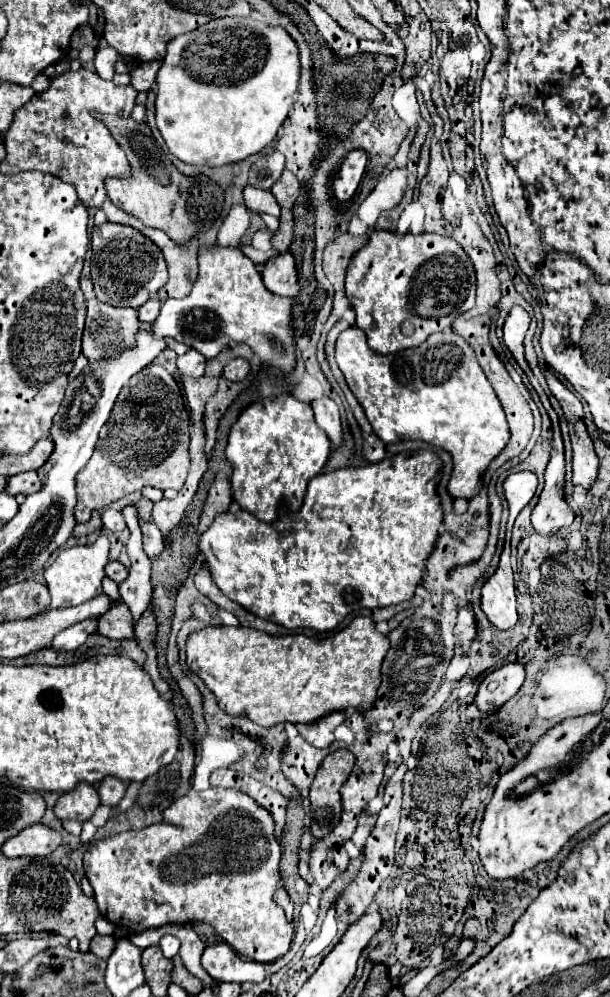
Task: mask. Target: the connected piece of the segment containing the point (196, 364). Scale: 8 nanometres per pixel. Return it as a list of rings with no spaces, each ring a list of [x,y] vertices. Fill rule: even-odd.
[[[190,348],[184,356],[178,356],[178,370],[180,370],[180,374],[182,376],[192,376],[192,378],[200,378],[202,374],[204,374],[204,366],[206,366],[206,358],[198,352],[198,350],[194,350],[194,348]]]

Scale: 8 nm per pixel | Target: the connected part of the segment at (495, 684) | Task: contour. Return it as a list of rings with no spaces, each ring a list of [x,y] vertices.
[[[504,664],[496,672],[488,674],[476,692],[476,706],[480,712],[490,714],[506,704],[524,684],[524,666]]]

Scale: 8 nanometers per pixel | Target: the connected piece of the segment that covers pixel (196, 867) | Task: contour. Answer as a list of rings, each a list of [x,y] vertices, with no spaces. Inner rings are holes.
[[[208,788],[204,792],[192,790],[176,798],[172,806],[162,812],[162,822],[94,842],[84,854],[84,872],[94,888],[100,914],[124,932],[138,934],[166,924],[206,922],[214,926],[218,936],[238,954],[268,964],[290,950],[294,936],[284,910],[272,900],[276,888],[282,886],[278,874],[280,856],[282,852],[274,838],[274,820],[270,812],[240,790]]]

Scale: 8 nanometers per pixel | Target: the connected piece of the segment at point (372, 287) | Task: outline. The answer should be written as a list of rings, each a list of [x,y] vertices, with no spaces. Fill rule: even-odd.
[[[388,230],[372,232],[368,244],[360,248],[348,266],[346,294],[356,312],[356,326],[368,336],[368,346],[380,354],[392,354],[398,350],[420,346],[430,334],[448,330],[454,318],[474,308],[476,304],[476,272],[470,256],[464,248],[448,236],[440,234],[398,234]],[[402,322],[414,324],[414,334],[402,334]]]

